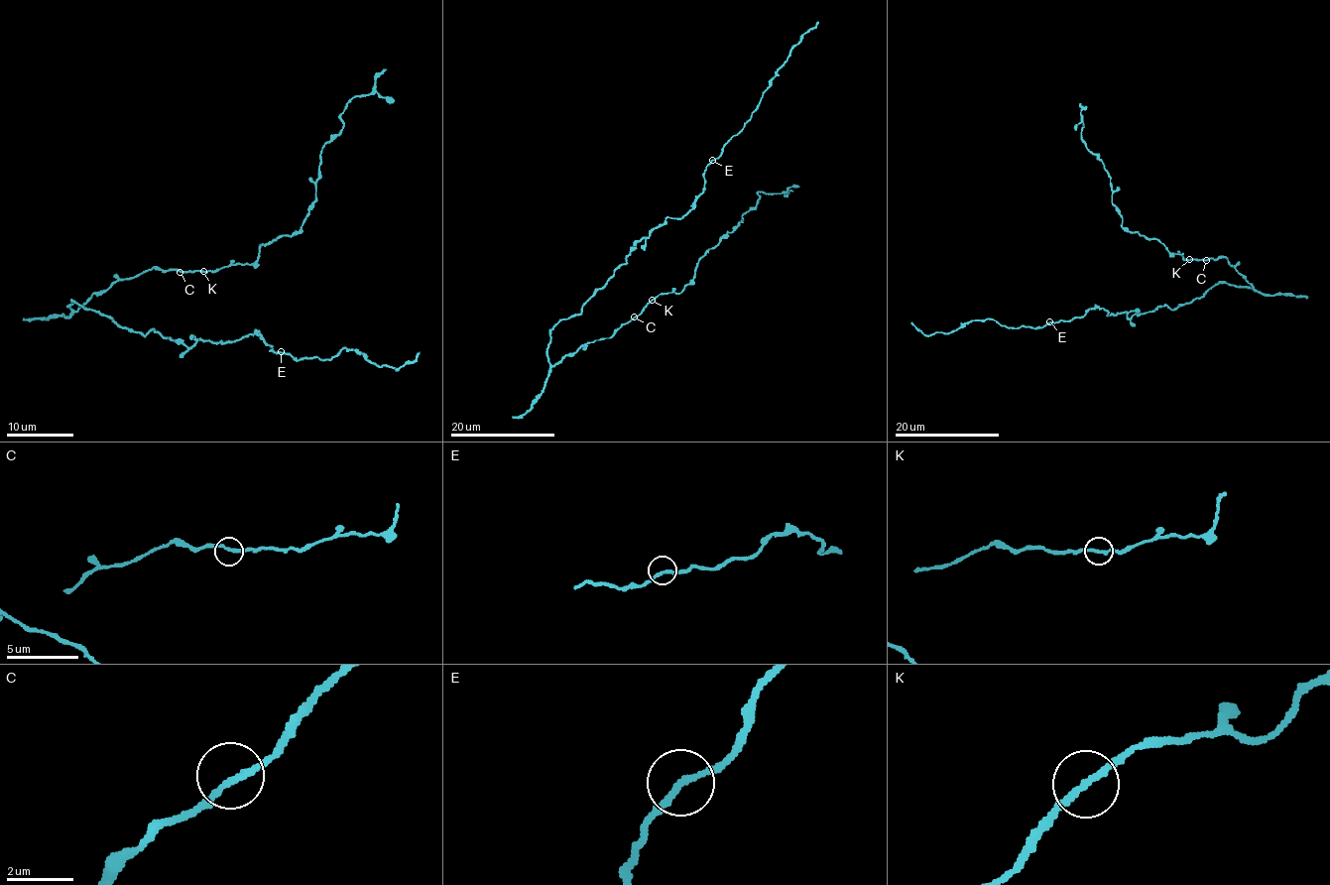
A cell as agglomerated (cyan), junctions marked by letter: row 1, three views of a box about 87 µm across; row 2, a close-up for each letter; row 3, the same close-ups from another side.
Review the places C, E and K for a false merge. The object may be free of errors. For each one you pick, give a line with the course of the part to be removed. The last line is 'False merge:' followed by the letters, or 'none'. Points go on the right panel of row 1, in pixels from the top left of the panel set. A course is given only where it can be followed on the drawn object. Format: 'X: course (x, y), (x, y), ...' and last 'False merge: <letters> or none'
False merge: none

